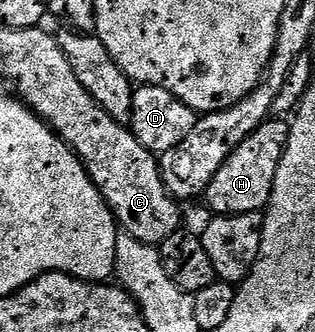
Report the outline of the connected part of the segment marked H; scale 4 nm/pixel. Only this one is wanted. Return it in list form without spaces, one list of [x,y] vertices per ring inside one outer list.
[[[269,119],[241,147],[221,163],[221,171],[213,175],[213,183],[209,183],[205,194],[205,202],[215,215],[241,215],[242,213],[258,213],[266,210],[271,204],[273,195],[273,179],[277,179],[277,167],[284,157],[285,147],[291,142],[289,131],[291,122],[287,119]]]

